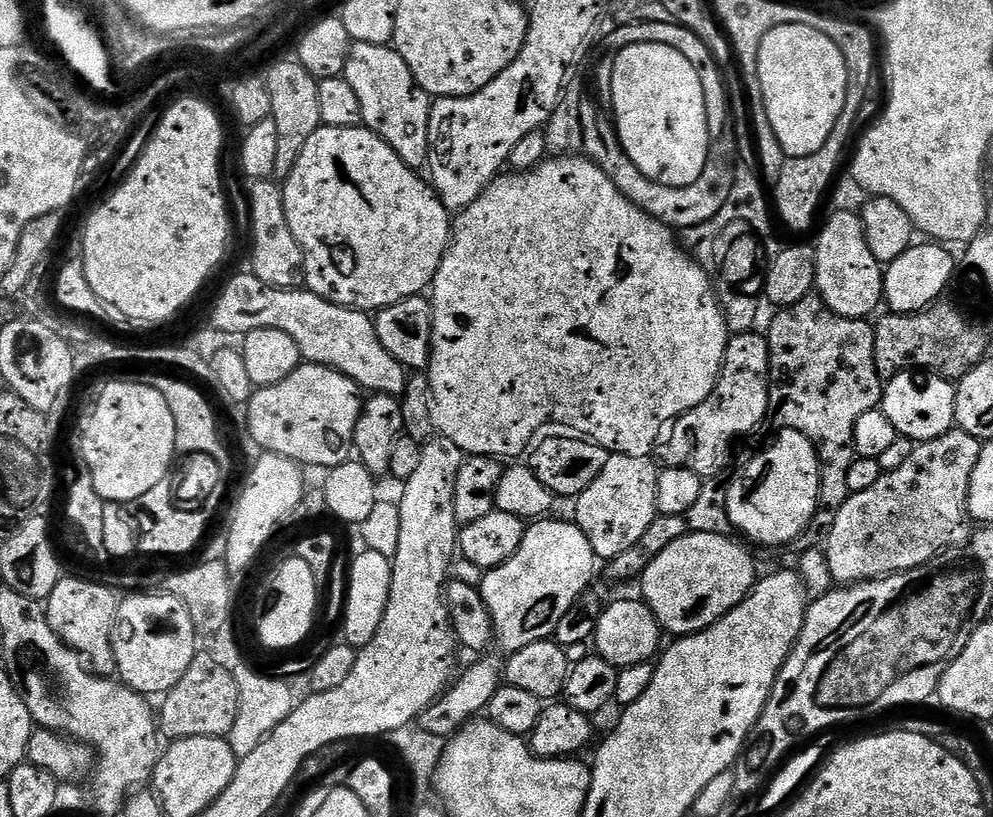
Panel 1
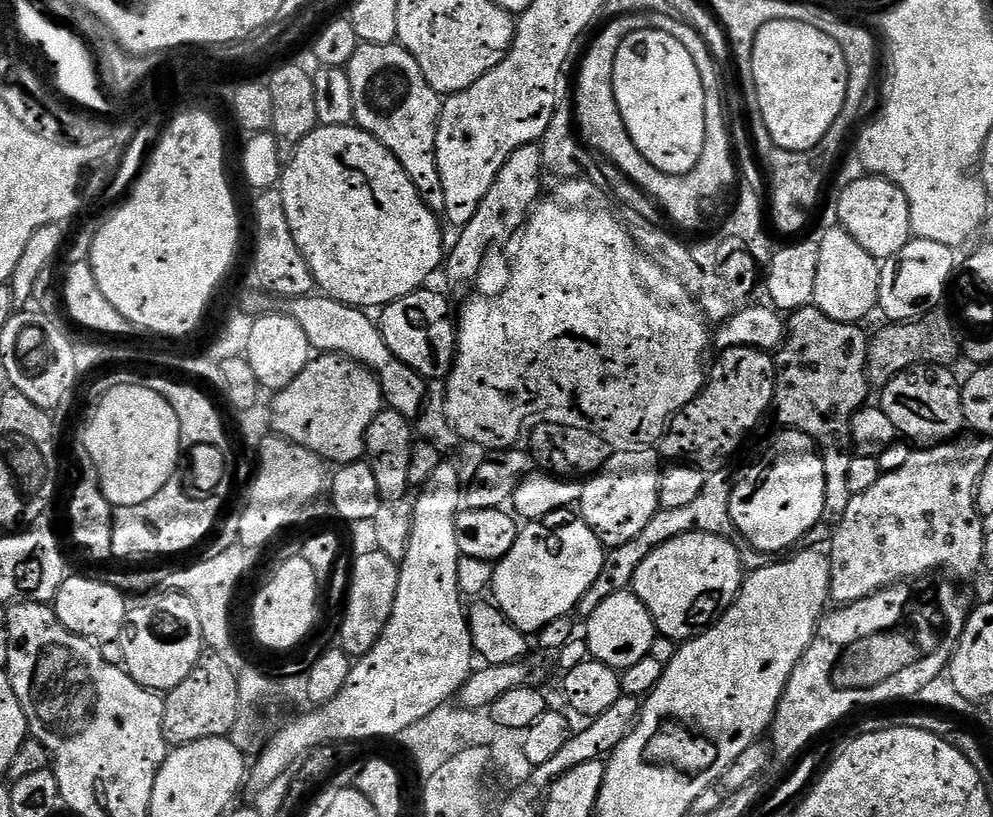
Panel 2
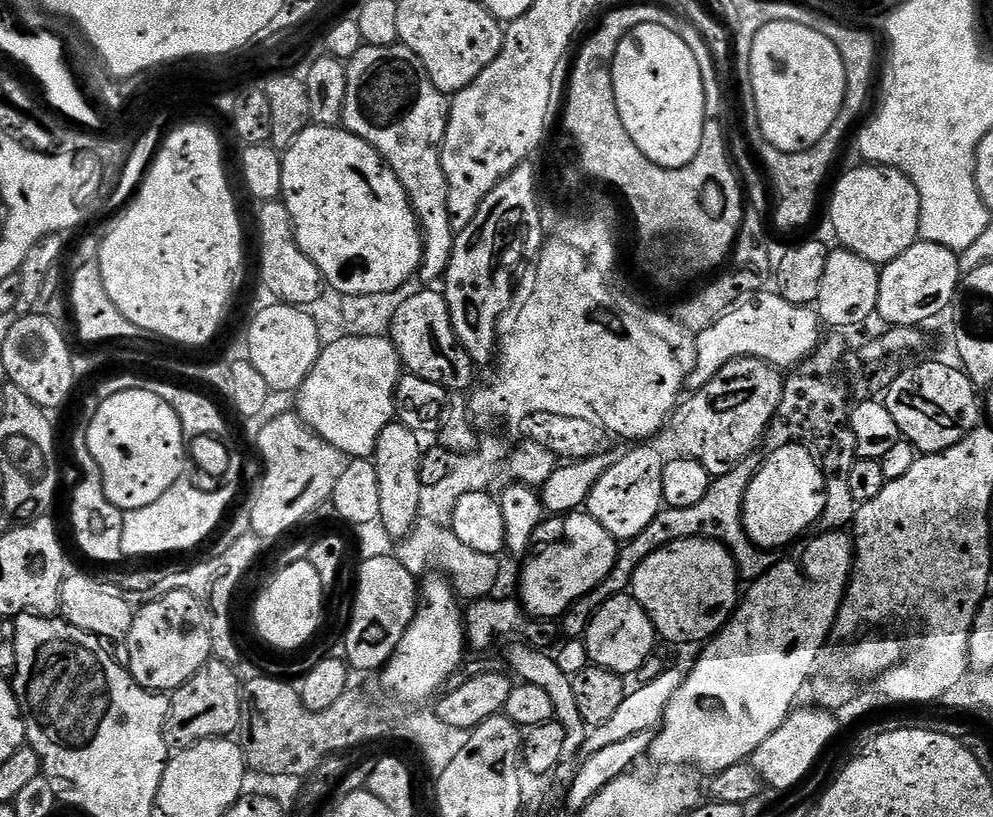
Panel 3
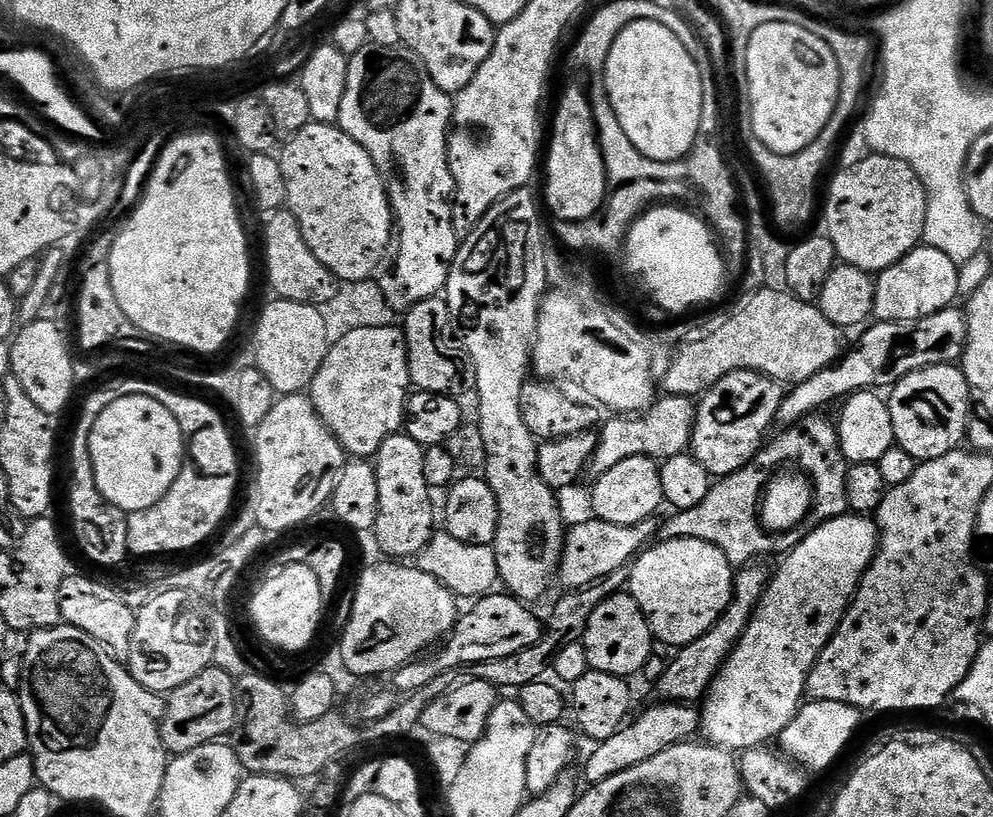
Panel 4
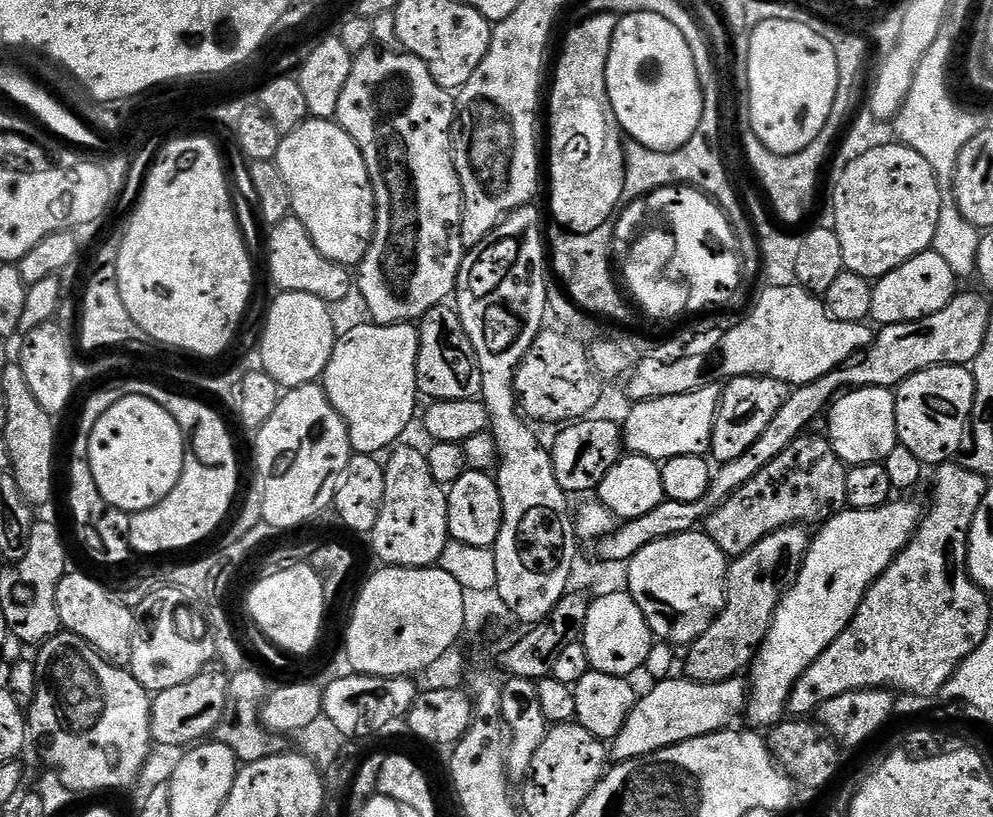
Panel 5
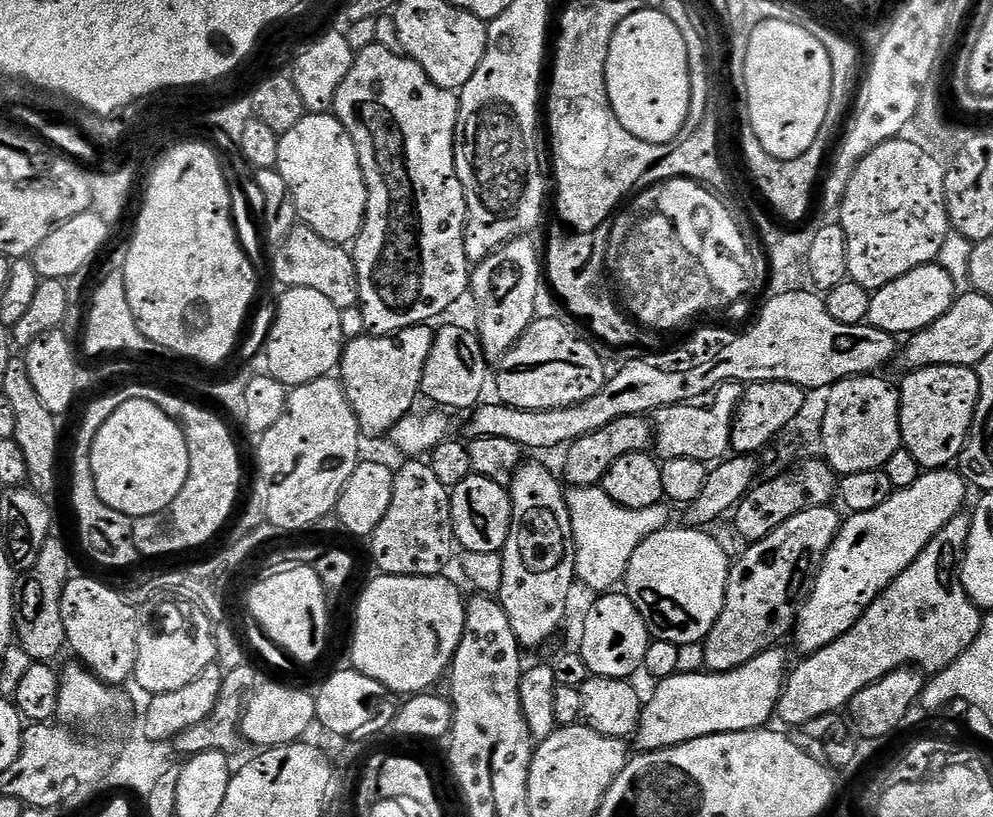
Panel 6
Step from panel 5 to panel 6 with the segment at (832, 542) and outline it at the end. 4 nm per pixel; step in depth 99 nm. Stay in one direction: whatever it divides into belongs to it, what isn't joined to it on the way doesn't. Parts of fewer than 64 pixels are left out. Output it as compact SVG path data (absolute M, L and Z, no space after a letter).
M938 468L925 471L918 478L918 482L914 482L914 486L895 489L891 498L882 502L882 506L878 506L878 510L851 513L841 523L840 533L836 535L834 542L829 546L827 554L824 555L824 561L820 563L819 572L811 581L810 591L807 593L808 601L805 604L803 601L799 605L794 637L796 636L796 644L801 648L801 653L811 654L822 650L826 646L830 646L830 642L834 642L842 634L846 634L846 630L850 630L850 626L854 626L854 622L858 622L858 618L862 618L864 611L890 587L894 578L898 578L898 574L902 574L902 570L906 570L906 566L915 562L918 554L922 554L922 550L926 550L929 542L954 517L961 515L963 508L960 507L963 506L968 492L970 493L969 485L959 471Z

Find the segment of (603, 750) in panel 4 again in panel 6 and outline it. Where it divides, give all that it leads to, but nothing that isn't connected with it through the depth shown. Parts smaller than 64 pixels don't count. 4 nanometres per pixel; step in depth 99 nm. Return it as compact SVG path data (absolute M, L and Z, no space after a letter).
M773 646L758 654L750 662L738 666L733 672L677 672L675 676L659 681L655 685L652 697L644 700L644 709L636 727L634 743L635 751L657 752L663 748L673 748L682 742L690 742L694 738L713 736L723 732L752 732L763 728L768 719L776 716L776 704L780 693L784 691L786 673L789 671L788 656L783 647Z

